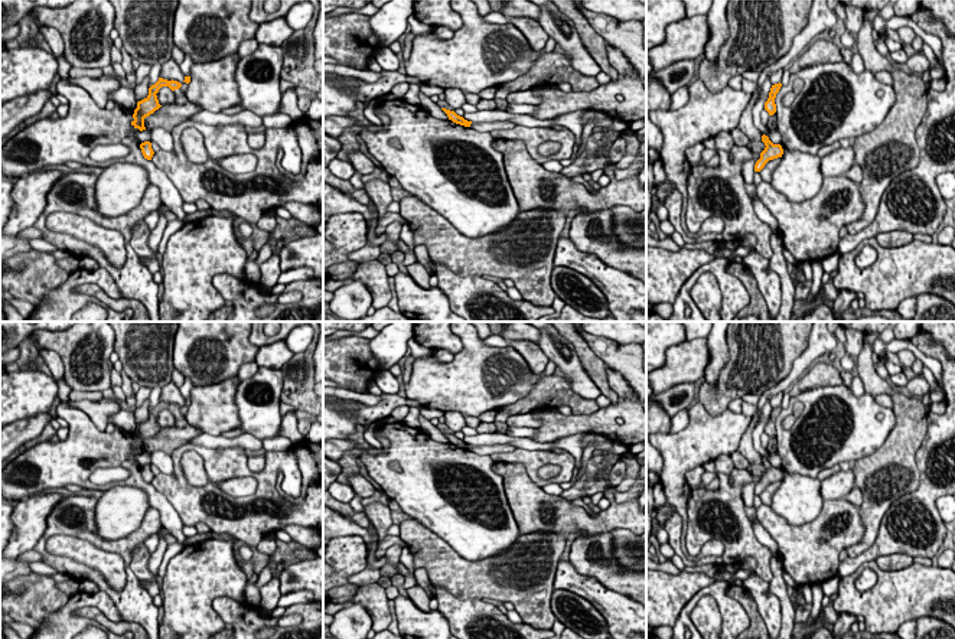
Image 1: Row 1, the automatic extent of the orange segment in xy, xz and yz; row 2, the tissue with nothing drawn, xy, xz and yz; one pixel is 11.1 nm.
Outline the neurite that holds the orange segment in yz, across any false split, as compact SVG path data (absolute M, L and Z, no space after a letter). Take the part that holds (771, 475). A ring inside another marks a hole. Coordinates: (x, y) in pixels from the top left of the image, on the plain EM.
M762 459L762 464L765 466L765 473L760 476L760 482L756 485L754 488L754 495L760 495L765 488L769 485L769 483L773 483L773 482L778 482L778 480L782 480L783 477L783 472L780 467L773 467L767 459Z

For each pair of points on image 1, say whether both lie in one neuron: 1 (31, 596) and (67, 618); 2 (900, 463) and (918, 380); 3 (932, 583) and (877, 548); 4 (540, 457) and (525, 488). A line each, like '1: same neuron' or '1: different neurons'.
1: different neurons
2: different neurons
3: different neurons
4: different neurons

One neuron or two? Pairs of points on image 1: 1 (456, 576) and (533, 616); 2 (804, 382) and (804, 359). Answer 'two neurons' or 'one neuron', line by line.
1: one neuron
2: two neurons

